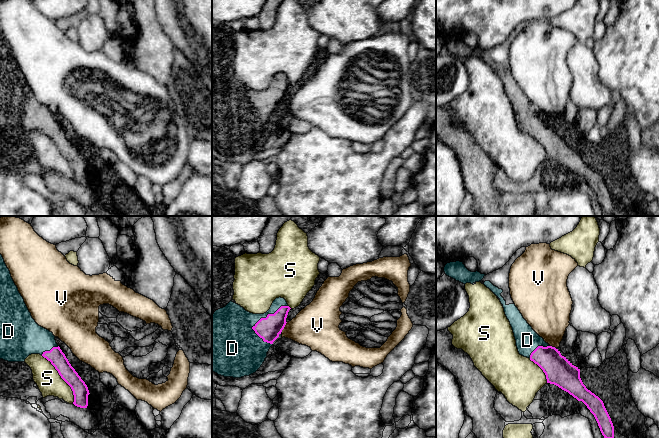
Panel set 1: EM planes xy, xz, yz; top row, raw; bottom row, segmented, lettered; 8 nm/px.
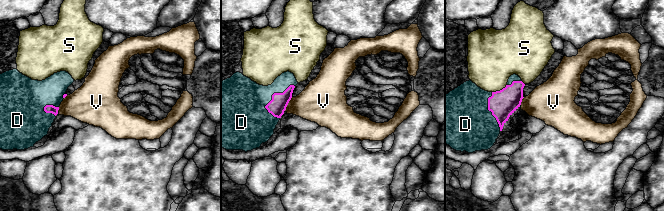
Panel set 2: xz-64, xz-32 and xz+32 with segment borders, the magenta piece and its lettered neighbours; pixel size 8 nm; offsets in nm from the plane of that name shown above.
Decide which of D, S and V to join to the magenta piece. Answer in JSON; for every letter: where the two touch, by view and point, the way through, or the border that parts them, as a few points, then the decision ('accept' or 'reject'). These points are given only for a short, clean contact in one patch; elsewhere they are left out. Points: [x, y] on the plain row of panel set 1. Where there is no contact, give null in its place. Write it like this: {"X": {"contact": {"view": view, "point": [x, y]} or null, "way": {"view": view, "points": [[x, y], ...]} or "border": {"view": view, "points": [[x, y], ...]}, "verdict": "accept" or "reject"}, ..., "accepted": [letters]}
{"D": {"contact": {"view": "xz", "point": [262, 94]}, "verdict": "accept"}, "S": {"contact": {"view": "xy", "point": [61, 153]}, "verdict": "reject"}, "V": {"contact": {"view": "xz", "point": [284, 102]}, "border": {"view": "xz", "points": [[287, 98], [281, 107]]}, "verdict": "reject"}, "accepted": ["D"]}

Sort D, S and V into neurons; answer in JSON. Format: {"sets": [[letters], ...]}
{"sets": [["D"], ["S"], ["V"]]}

